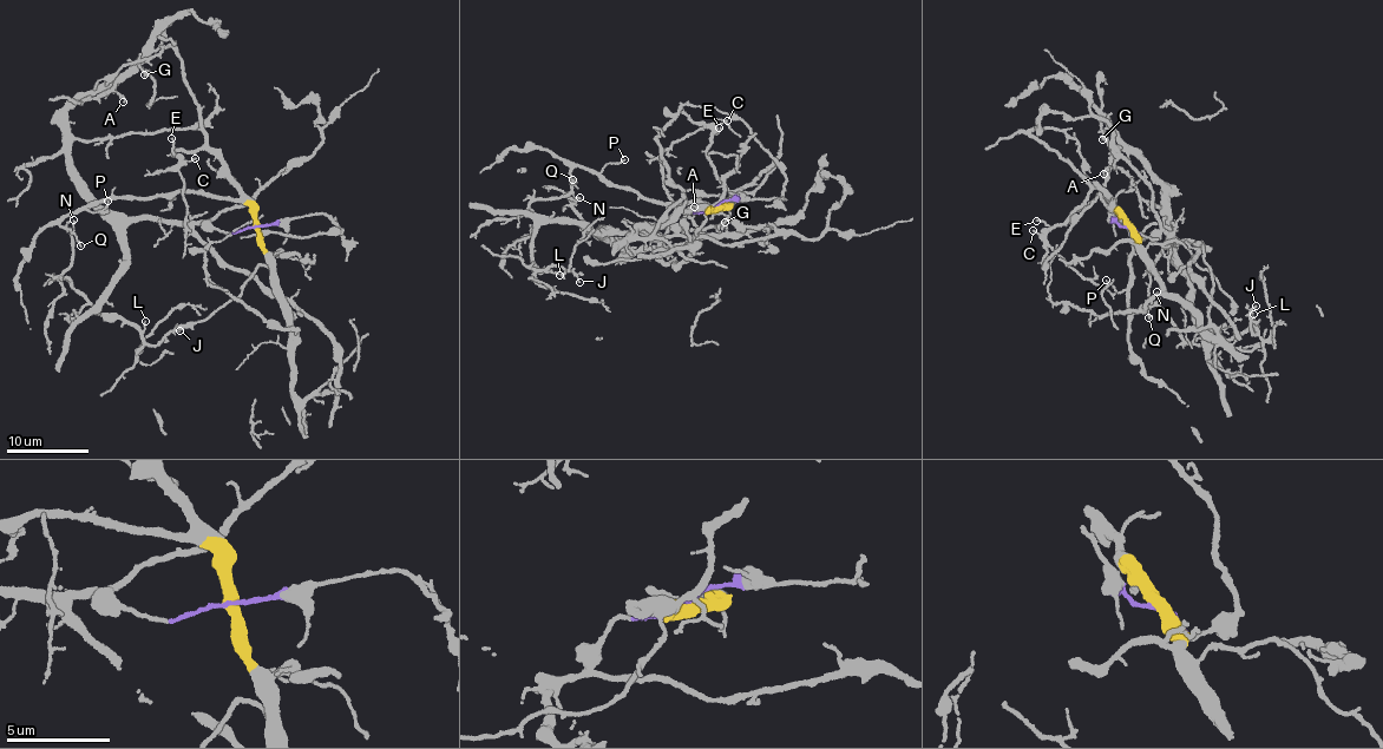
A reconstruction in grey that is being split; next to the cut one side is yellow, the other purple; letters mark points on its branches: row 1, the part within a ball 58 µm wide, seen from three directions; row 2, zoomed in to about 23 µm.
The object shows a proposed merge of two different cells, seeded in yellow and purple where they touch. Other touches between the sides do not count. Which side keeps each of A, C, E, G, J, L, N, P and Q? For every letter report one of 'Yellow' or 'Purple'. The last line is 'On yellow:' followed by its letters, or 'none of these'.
A: Purple
C: Yellow
E: Yellow
G: Purple
J: Purple
L: Purple
N: Yellow
P: Yellow
Q: Yellow
On yellow: C, E, N, P, Q

